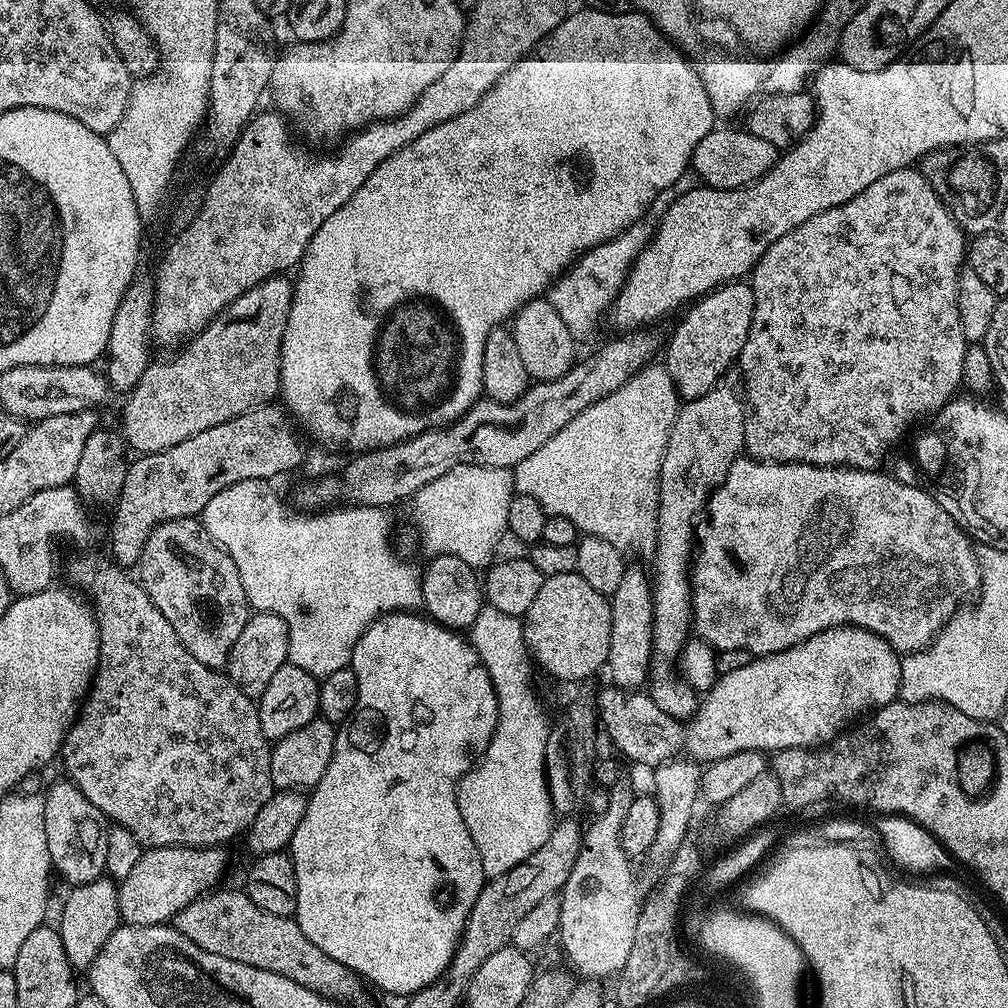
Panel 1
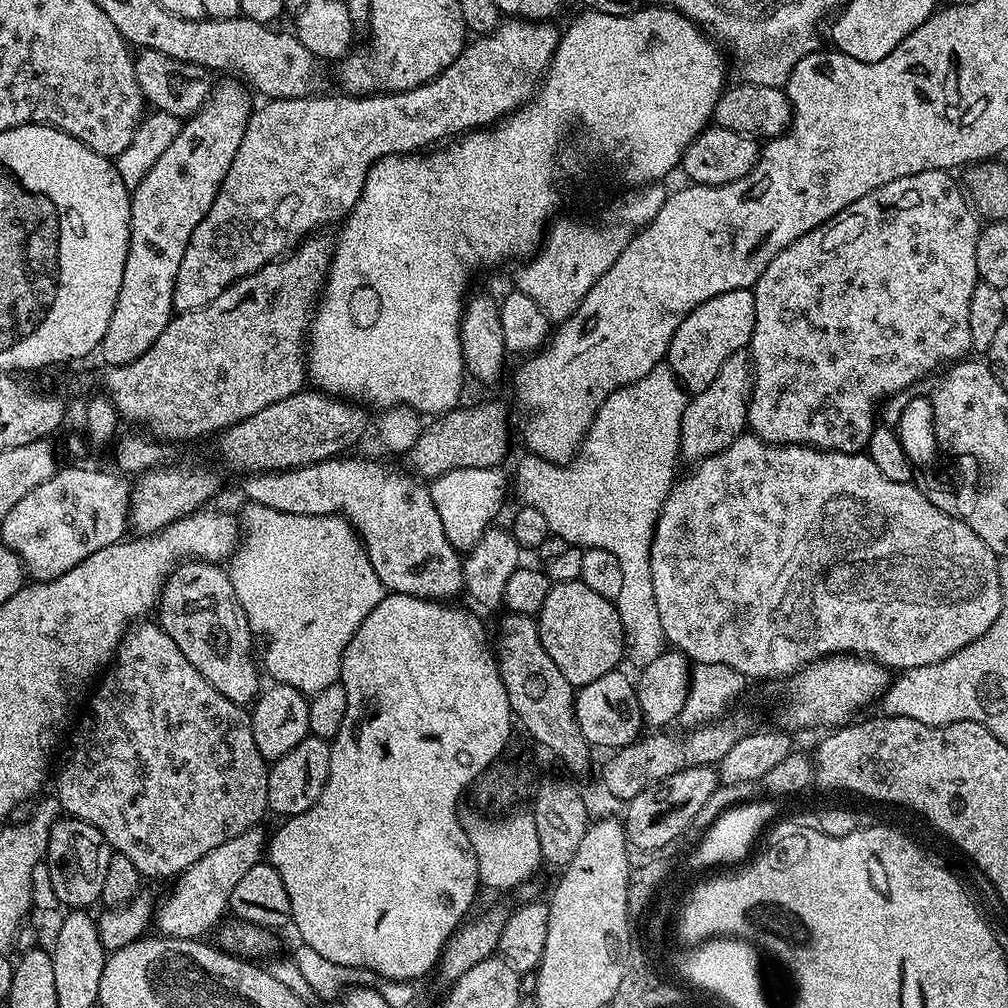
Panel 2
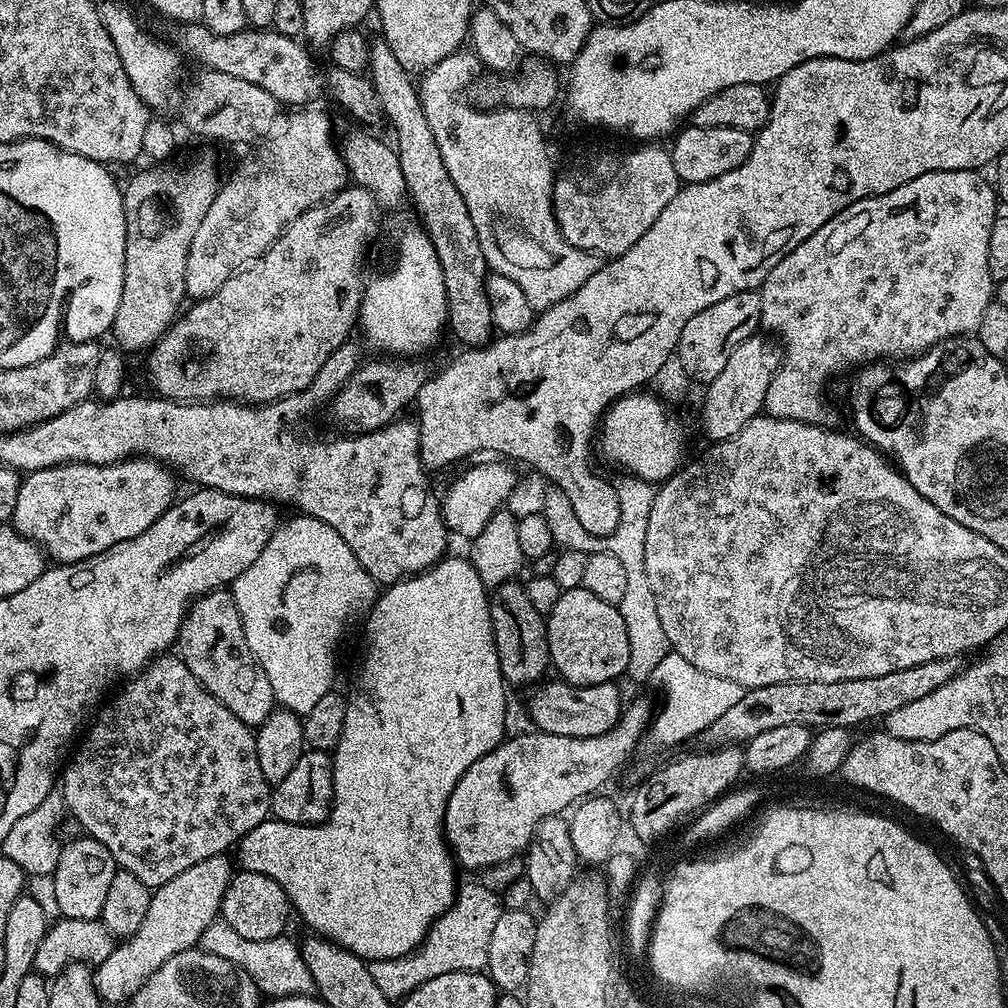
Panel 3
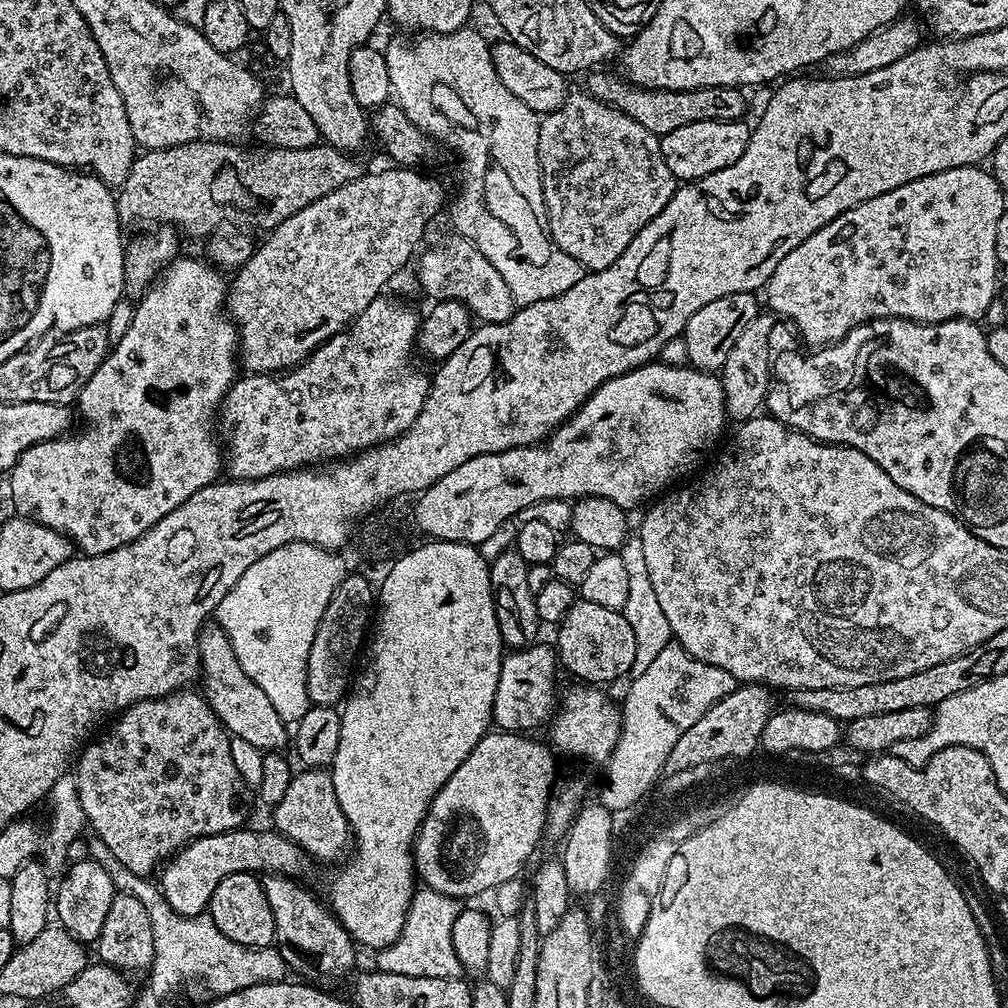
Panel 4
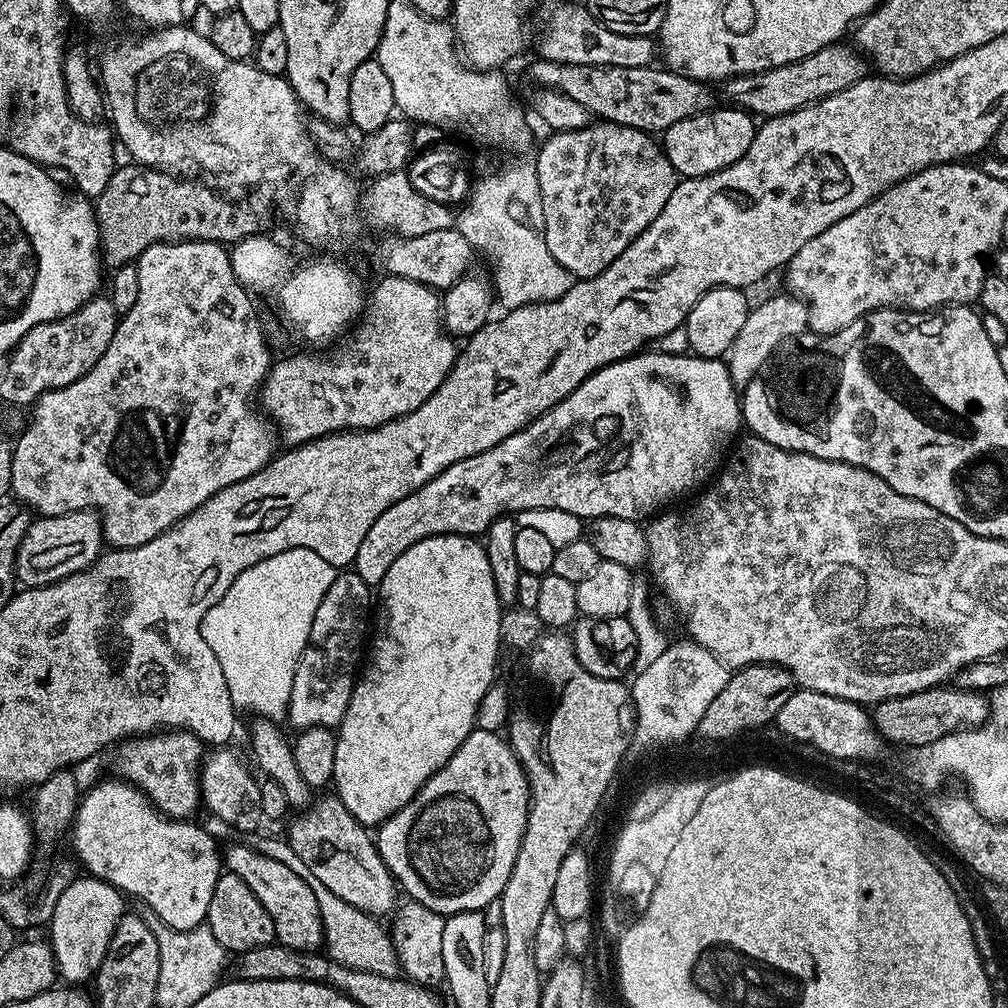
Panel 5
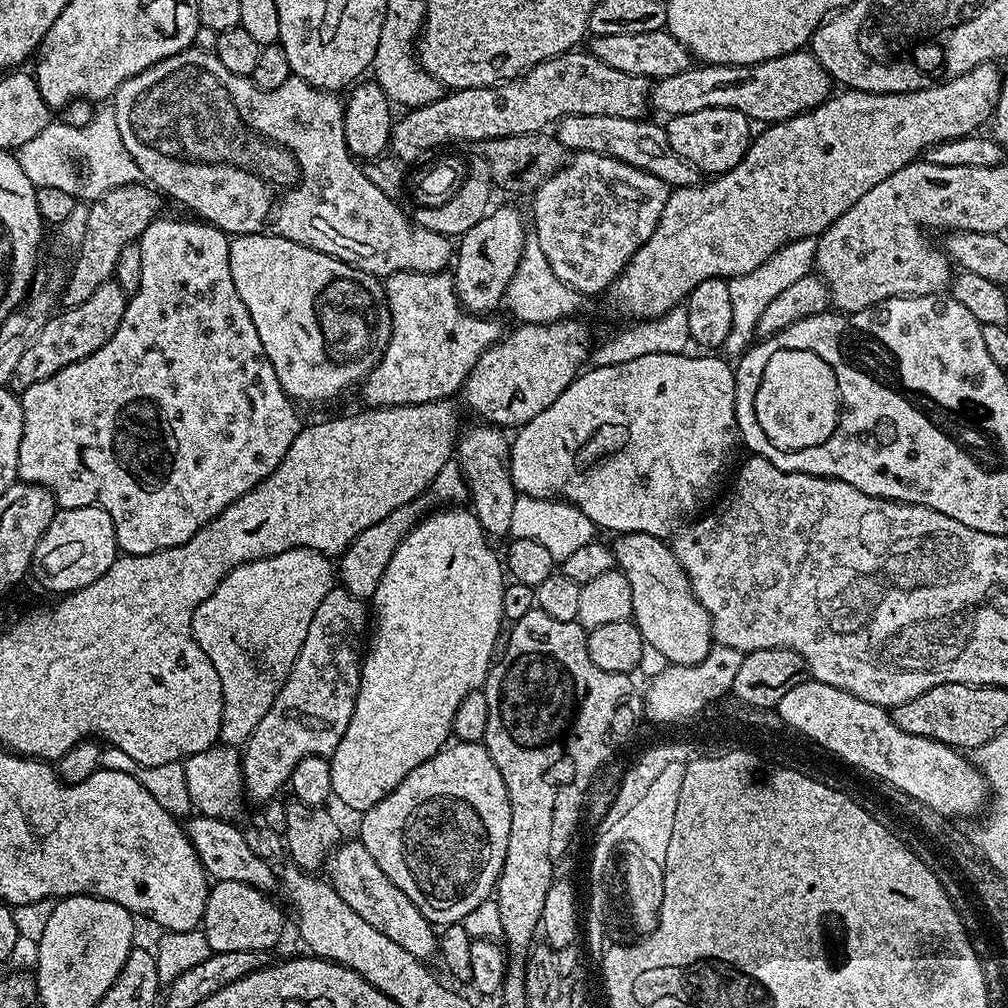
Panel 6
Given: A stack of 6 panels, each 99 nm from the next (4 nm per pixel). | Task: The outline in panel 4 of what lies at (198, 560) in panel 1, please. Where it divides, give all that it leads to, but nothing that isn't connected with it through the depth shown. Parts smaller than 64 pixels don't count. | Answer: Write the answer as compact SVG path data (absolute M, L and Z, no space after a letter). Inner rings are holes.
M205 626L200 630L200 640L196 645L200 651L202 684L204 680L202 695L214 710L214 714L218 717L227 732L235 737L239 743L241 740L242 743L249 744L252 748L260 748L259 751L261 753L284 750L287 744L289 747L289 729L286 727L284 720L278 718L278 710L274 710L274 705L271 704L270 698L266 698L266 693L259 689L254 681L248 677L246 670L242 670L242 666L238 666L238 654L234 654L234 650L230 646L230 638L228 635L226 635L219 626Z

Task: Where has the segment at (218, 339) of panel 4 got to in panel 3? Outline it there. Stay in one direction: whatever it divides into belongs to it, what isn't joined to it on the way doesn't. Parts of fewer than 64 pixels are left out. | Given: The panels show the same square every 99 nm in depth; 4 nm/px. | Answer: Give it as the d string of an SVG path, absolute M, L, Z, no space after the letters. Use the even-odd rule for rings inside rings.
M147 458L117 460L114 464L59 464L56 468L43 468L21 479L10 523L18 534L39 544L51 559L53 556L56 559L53 561L73 564L142 534L142 530L151 526L174 503L175 479L177 477L165 465Z

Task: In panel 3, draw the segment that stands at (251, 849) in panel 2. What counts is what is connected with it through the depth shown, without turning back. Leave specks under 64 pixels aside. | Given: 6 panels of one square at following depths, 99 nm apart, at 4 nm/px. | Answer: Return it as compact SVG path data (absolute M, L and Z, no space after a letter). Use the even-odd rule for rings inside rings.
M227 855L211 856L155 889L150 896L146 918L137 932L117 943L106 962L95 965L96 993L101 1001L105 1005L127 1005L166 958L174 958L174 954L199 945L203 931L220 915L220 903L233 875L234 864Z

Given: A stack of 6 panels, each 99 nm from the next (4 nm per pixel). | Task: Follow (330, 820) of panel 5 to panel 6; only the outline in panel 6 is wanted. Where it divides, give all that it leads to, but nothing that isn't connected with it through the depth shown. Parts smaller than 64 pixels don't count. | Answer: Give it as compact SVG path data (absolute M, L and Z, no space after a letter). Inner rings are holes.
M352 838L349 844L341 843L329 855L326 861L327 872L327 883L332 885L338 898L342 898L342 902L346 902L346 906L350 906L354 914L359 914L363 920L370 922L374 930L382 930L382 934L386 934L390 942L398 942L402 950L414 954L414 958L419 960L428 962L432 955L437 955L437 929L420 913L418 906L414 906L414 902L410 902L410 898L406 898L406 894L398 890L398 886L394 886L394 882L390 882L386 874L382 874L382 866L374 862L370 850L366 850L366 846L358 838Z

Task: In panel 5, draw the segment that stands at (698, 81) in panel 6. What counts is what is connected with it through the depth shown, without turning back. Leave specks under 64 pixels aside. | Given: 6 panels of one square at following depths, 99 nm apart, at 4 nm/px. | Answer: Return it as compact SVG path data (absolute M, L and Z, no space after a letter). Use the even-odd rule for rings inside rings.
M837 42L818 50L818 54L810 54L810 58L802 58L786 66L765 72L751 72L748 76L734 76L723 81L722 88L735 107L742 108L749 114L760 118L785 116L788 112L805 108L830 94L838 94L838 90L846 90L846 86L854 86L854 82L869 75L869 61L855 47L847 48L846 45L847 43Z

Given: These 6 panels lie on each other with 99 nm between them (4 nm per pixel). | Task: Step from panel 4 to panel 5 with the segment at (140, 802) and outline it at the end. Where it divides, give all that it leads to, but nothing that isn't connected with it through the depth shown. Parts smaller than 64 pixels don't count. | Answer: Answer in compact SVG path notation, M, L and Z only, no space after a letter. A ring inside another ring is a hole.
M161 730L146 736L133 736L119 745L120 757L116 760L115 775L128 781L140 789L151 800L152 805L174 820L188 820L196 811L202 808L200 794L200 767L206 756L204 741L197 738L193 732L183 730Z

